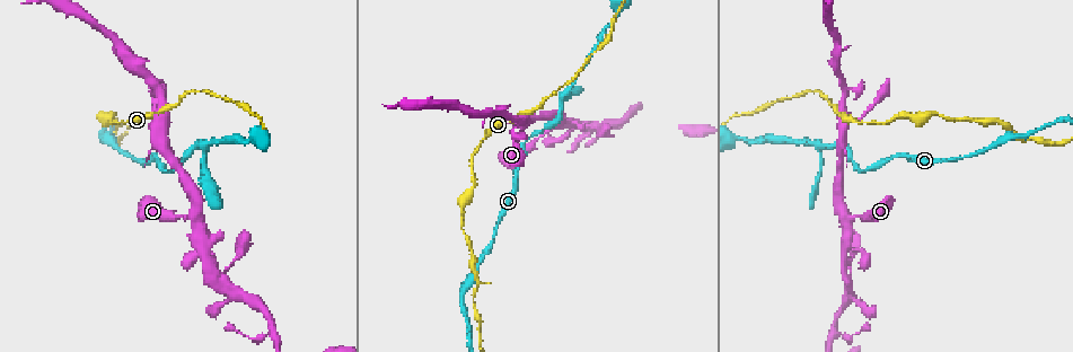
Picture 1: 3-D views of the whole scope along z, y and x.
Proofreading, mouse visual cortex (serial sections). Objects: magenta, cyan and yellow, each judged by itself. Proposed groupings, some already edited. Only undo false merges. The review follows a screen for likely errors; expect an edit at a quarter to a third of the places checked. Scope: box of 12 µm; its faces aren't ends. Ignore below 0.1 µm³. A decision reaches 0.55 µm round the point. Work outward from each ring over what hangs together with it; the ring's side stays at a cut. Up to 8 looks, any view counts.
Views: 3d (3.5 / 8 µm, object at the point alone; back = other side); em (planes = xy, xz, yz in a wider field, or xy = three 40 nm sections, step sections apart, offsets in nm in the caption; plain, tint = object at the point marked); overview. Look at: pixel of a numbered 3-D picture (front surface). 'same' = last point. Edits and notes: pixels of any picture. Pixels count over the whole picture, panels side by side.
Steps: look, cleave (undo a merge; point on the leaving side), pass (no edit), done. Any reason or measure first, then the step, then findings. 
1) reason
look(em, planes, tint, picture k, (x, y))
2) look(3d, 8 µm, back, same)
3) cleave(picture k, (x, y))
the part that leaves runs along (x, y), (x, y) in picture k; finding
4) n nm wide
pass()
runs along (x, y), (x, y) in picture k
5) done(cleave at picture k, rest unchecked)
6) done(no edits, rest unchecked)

look(3d, 8 µm, picture 1, (114, 132))

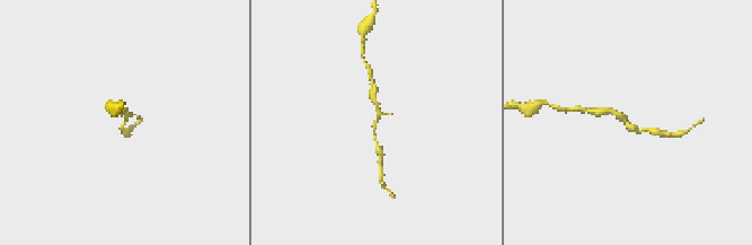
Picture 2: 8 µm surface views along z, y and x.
arms of 150, 250 nm
look(em, xy, step 3, tint, picture 2, (125, 120))

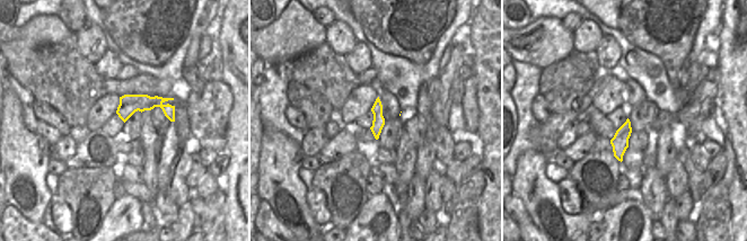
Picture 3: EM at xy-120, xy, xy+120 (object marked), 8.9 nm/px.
pass()
runs along (596, 112), (616, 113), (636, 130), (651, 131) in picture 2; continuous, no second cell

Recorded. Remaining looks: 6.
calibre changes
look(3d, 3.5 µm, picture 1, (220, 282))

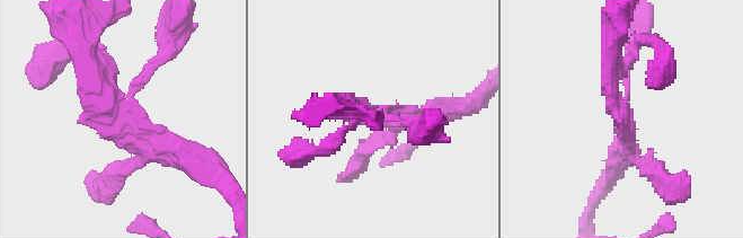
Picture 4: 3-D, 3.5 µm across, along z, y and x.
need the tissue
look(em, xy, step 1, tint, picture 4, (117, 118))

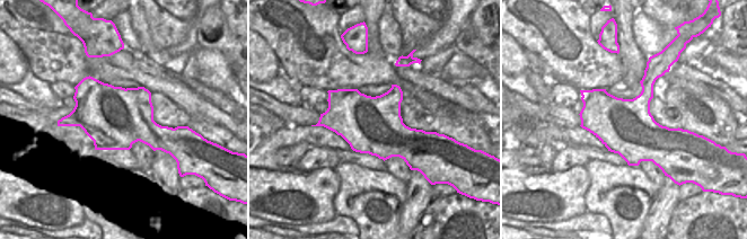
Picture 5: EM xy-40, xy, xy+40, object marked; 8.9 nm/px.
pass()
runs along (87, 56), (97, 102), (184, 153) in picture 4; all the same cell

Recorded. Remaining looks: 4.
abrupt turn
look(3d, 3.5 µm, back, picture 1, (834, 324))

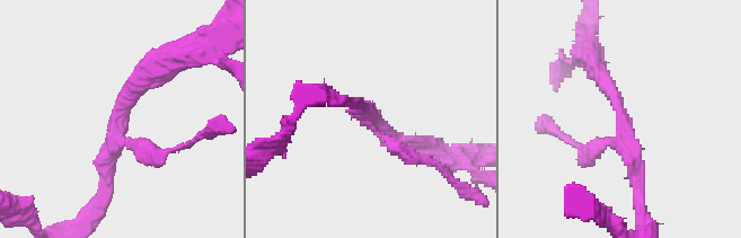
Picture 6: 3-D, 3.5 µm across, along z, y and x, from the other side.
now the EM
look(em, planes, tint, picture 6, (372, 115))

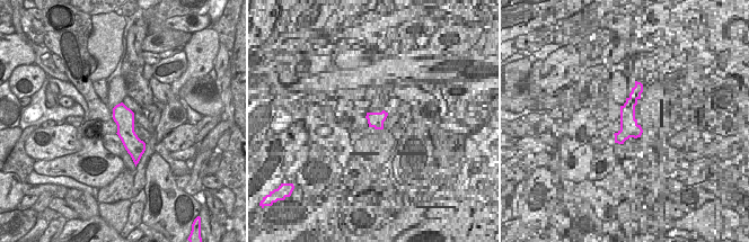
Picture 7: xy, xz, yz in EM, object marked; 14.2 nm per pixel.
look(em, xy, step 3, tint, same)

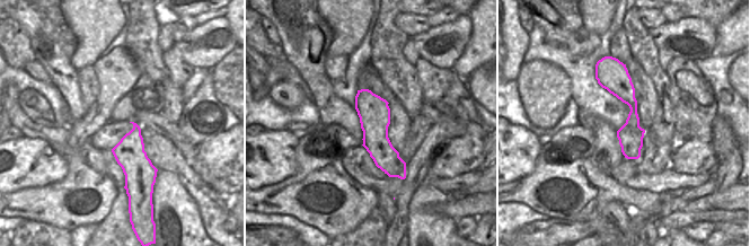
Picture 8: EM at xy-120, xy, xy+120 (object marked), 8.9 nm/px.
pass()
runs along (617, 66), (633, 104), (635, 156) in picture 8; all the same cell

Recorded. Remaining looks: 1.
done(no edits, rest unchecked)

